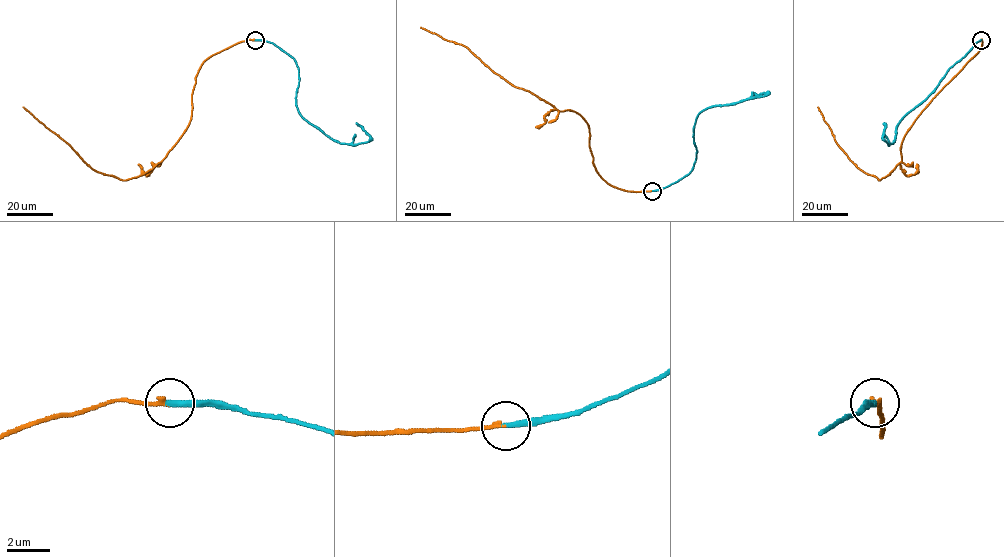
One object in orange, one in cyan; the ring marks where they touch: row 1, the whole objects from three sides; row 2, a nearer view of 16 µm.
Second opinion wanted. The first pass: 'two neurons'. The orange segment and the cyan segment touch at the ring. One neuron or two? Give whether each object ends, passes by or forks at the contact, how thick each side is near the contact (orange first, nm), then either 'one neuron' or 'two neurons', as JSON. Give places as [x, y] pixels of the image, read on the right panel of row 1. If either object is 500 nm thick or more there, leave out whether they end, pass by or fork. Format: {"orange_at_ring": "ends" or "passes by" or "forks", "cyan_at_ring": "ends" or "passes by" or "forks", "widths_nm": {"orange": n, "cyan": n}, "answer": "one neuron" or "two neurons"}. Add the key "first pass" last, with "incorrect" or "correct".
{"orange_at_ring": "ends", "cyan_at_ring": "ends", "widths_nm": {"orange": 180, "cyan": 280}, "answer": "one neuron", "first pass": "incorrect"}

